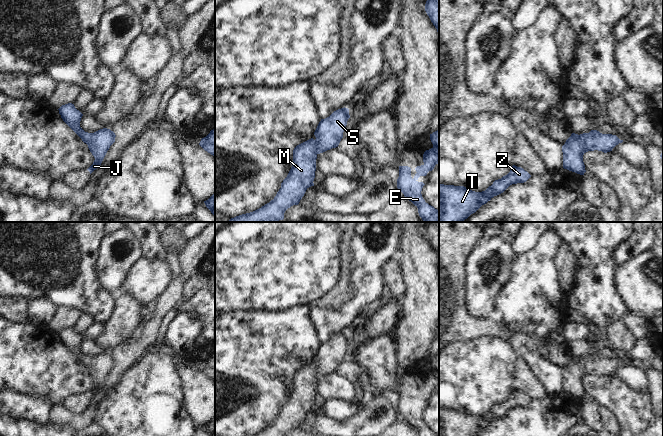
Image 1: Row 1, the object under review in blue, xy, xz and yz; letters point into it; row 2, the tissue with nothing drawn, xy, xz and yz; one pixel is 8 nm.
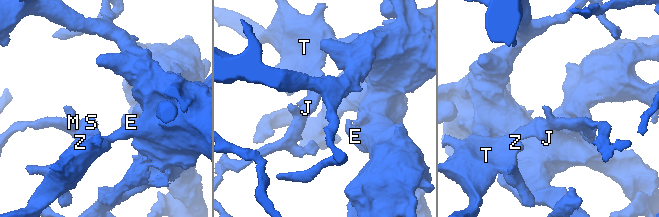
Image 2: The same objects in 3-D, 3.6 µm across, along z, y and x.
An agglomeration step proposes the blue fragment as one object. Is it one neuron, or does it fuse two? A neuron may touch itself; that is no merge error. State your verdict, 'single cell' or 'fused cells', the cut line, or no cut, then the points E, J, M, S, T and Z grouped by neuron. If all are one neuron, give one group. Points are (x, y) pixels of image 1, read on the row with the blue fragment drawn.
single cell | no cut | E J M S T Z

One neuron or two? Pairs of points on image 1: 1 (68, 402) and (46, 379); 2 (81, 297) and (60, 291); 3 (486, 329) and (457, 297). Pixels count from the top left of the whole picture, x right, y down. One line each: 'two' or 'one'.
1: two
2: one
3: one

